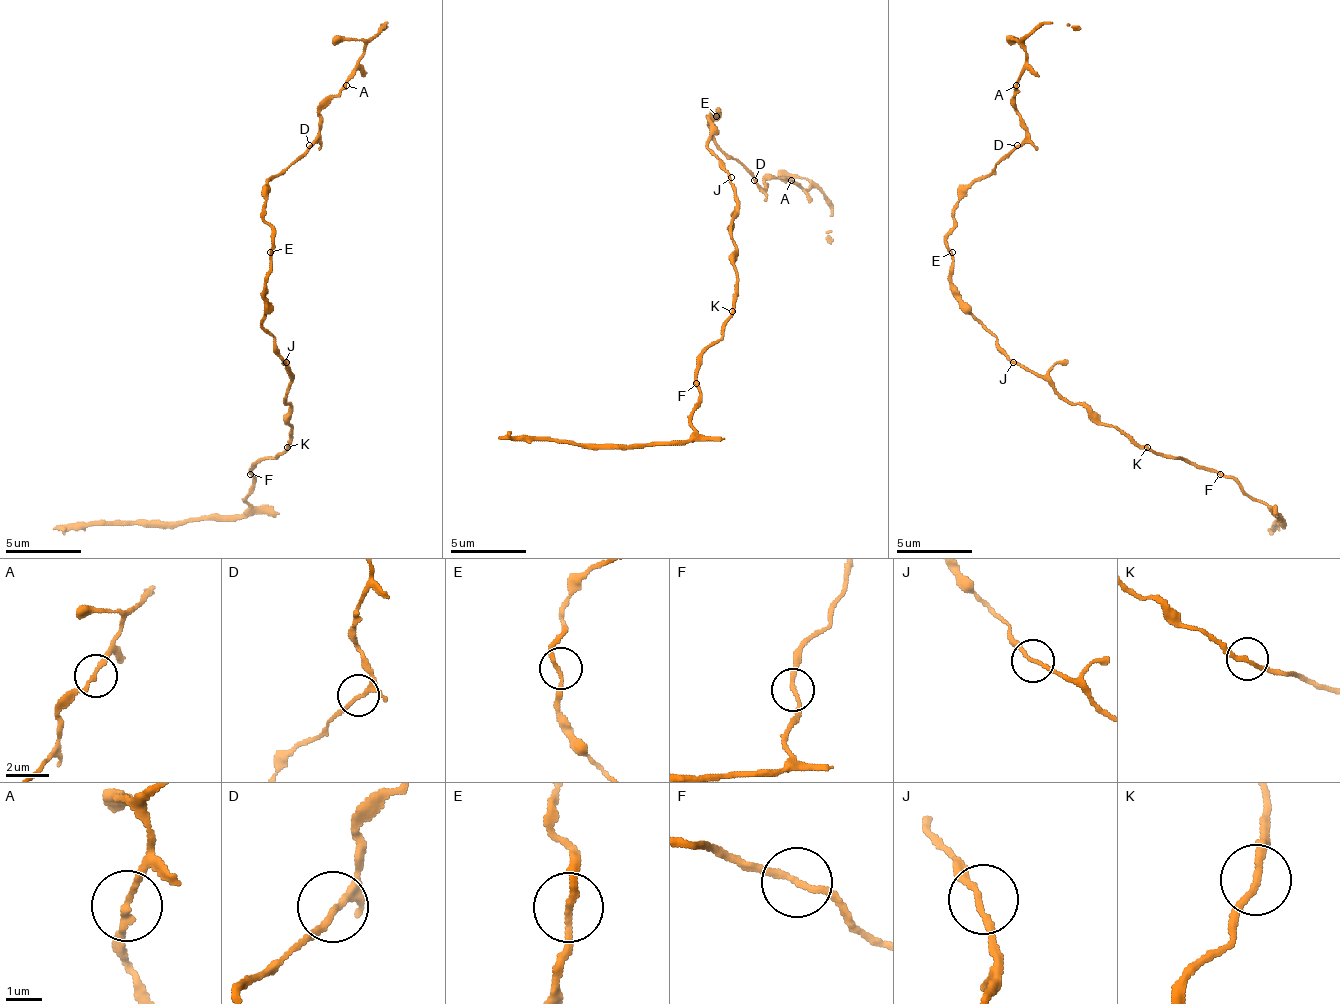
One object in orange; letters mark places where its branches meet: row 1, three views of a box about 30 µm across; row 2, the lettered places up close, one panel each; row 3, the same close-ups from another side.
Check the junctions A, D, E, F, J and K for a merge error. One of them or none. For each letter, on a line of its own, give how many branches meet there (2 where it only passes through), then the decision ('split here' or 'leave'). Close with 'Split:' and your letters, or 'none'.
A: 2 branches meet; leave
D: 2 branches meet; leave
E: 2 branches meet; leave
F: 2 branches meet; leave
J: 2 branches meet; leave
K: 2 branches meet; leave
Split: none

